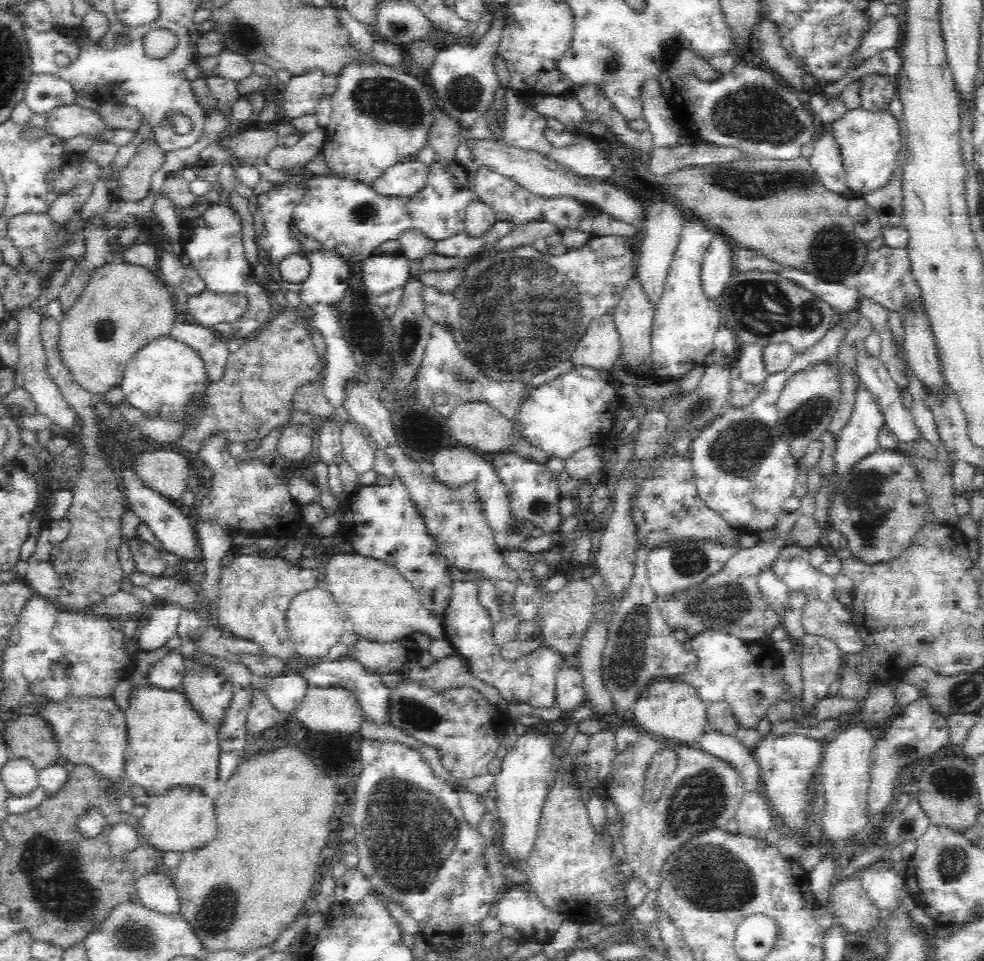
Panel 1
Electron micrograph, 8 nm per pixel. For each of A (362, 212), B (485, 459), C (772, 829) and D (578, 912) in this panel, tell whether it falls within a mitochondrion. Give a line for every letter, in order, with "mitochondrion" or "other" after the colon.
A: mitochondrion
B: other
C: other
D: other

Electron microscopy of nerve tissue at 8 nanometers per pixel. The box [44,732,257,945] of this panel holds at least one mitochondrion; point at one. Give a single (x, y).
(217, 914)

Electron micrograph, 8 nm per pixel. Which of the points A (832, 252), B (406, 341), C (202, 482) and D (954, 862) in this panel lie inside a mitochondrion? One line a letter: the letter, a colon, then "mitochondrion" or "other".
A: mitochondrion
B: mitochondrion
C: other
D: mitochondrion

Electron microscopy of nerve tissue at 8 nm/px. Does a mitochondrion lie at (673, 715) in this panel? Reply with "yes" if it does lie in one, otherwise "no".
no

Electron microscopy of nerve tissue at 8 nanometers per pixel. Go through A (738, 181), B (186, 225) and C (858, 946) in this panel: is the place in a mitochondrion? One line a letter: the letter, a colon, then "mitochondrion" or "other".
A: mitochondrion
B: other
C: other

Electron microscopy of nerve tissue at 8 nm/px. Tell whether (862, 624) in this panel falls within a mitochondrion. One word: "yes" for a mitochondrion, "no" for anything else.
no

